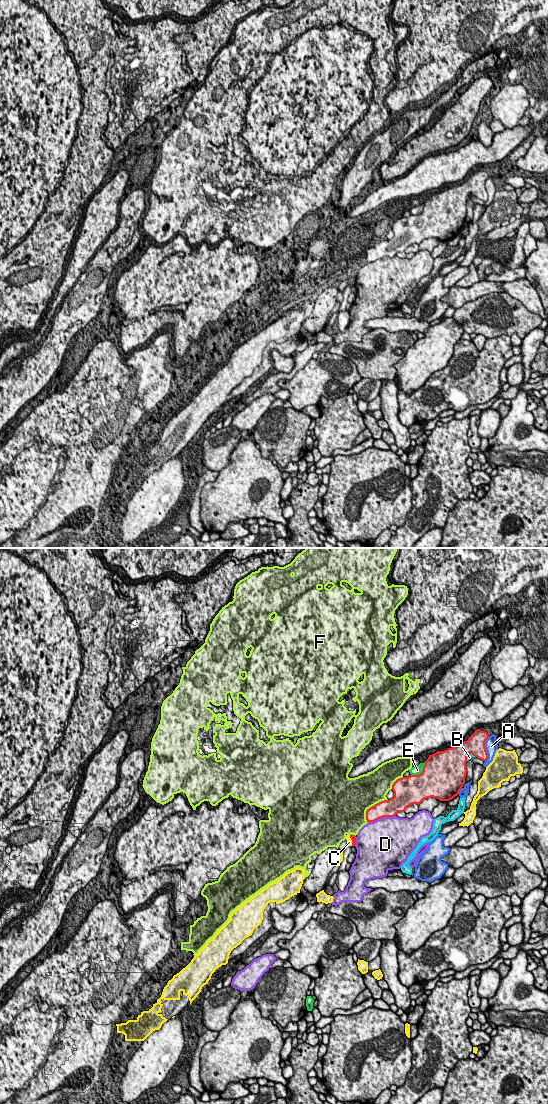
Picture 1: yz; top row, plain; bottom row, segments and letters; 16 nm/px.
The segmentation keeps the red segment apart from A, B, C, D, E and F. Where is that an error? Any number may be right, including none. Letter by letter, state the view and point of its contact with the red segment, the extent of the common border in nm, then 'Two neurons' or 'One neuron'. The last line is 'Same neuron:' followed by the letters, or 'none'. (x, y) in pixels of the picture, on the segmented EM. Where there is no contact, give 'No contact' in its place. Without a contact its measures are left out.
A: Touches red at yz (485, 749). Shared border 420 nm. Two neurons
B: Touches red at yz (469, 753). Shared border 170 nm. Two neurons
C: Touches red at yz (352, 841). Shared border 170 nm. Two neurons
D: Touches red at yz (381, 817). Shared border 460 nm. Two neurons
E: Touches red at yz (421, 772). Shared border 320 nm. Two neurons
F: Touches red at yz (372, 806). Shared border 500 nm. Two neurons
Same neuron: none

